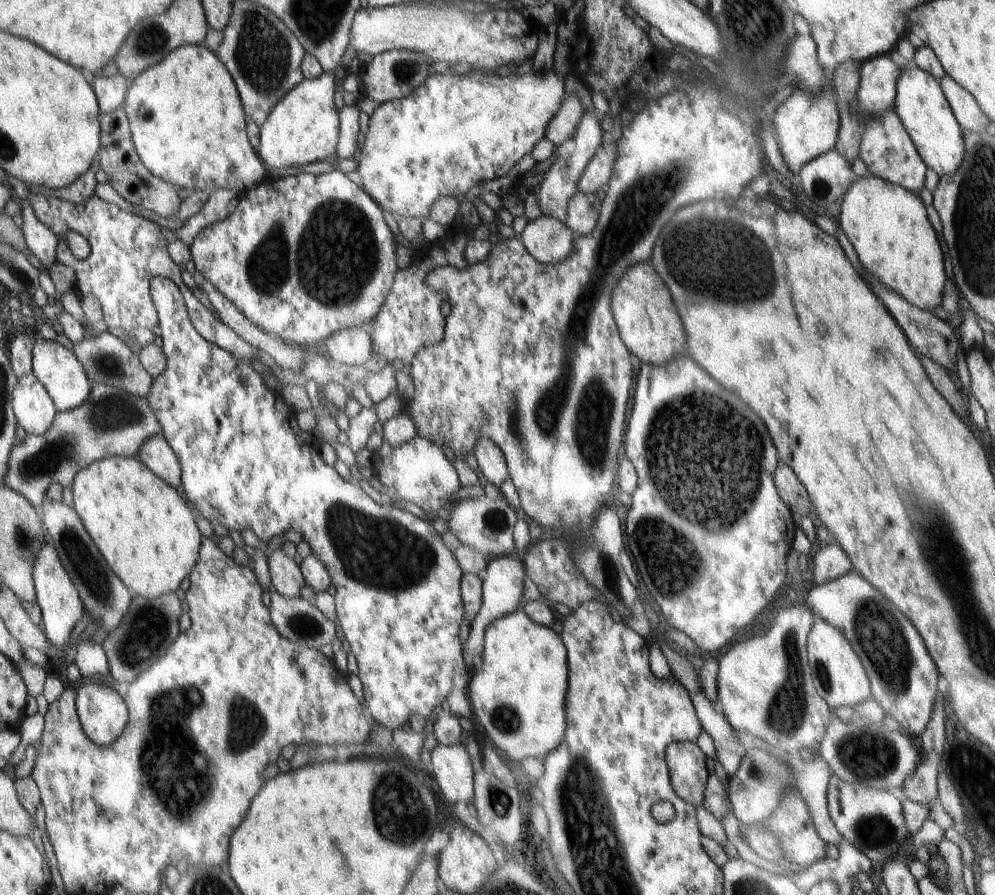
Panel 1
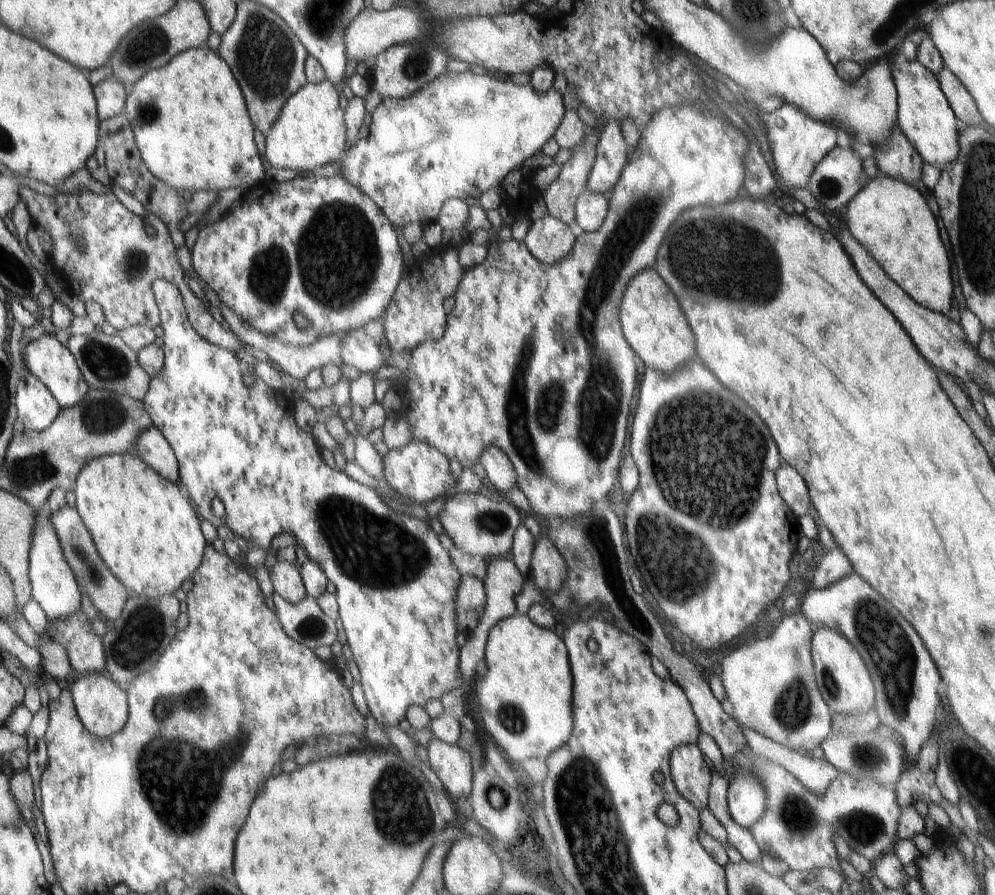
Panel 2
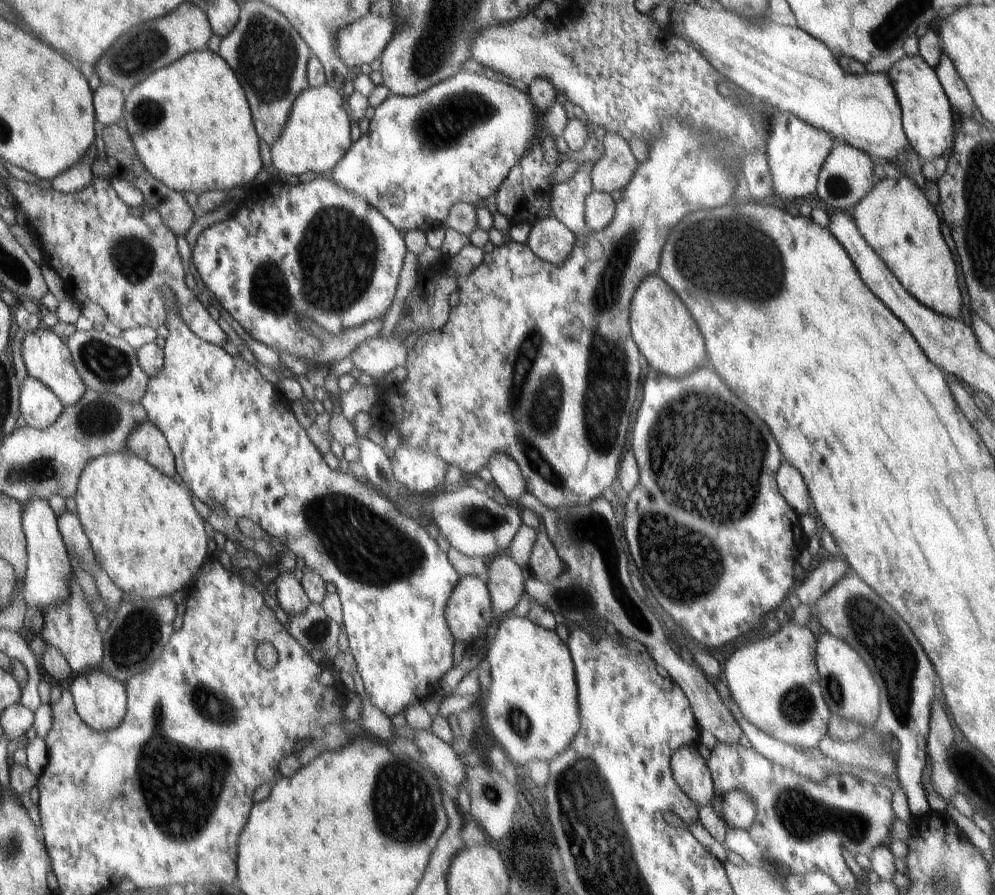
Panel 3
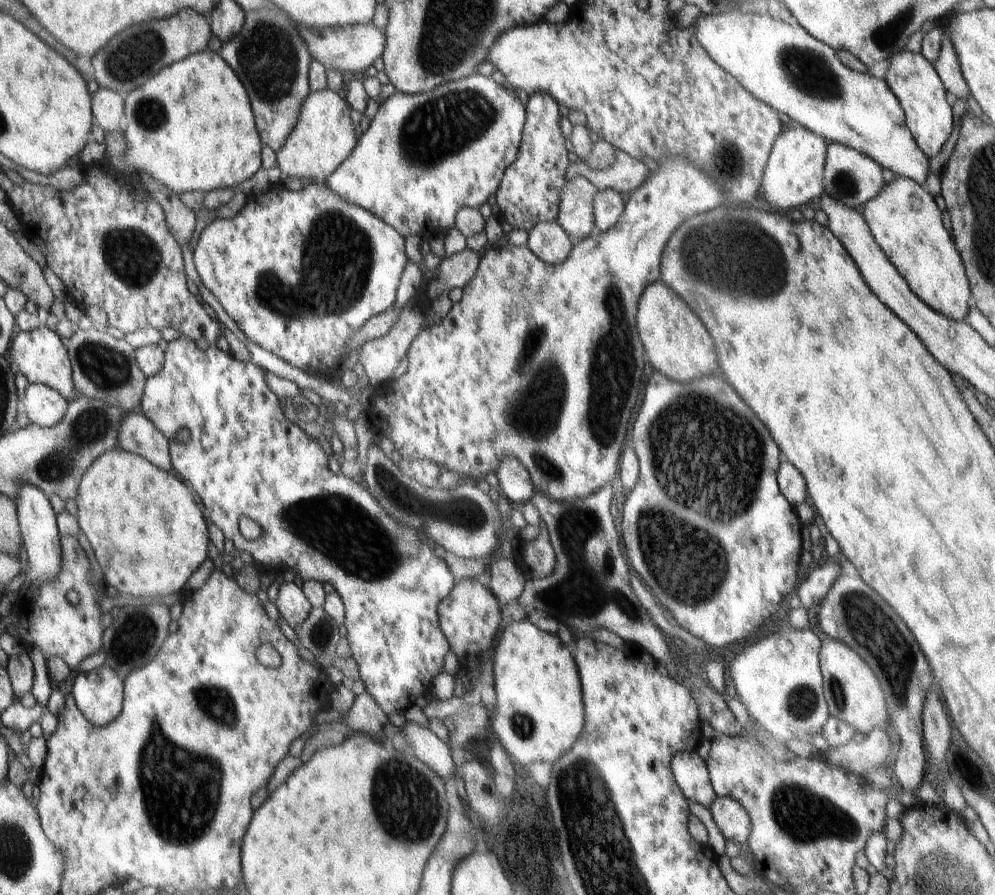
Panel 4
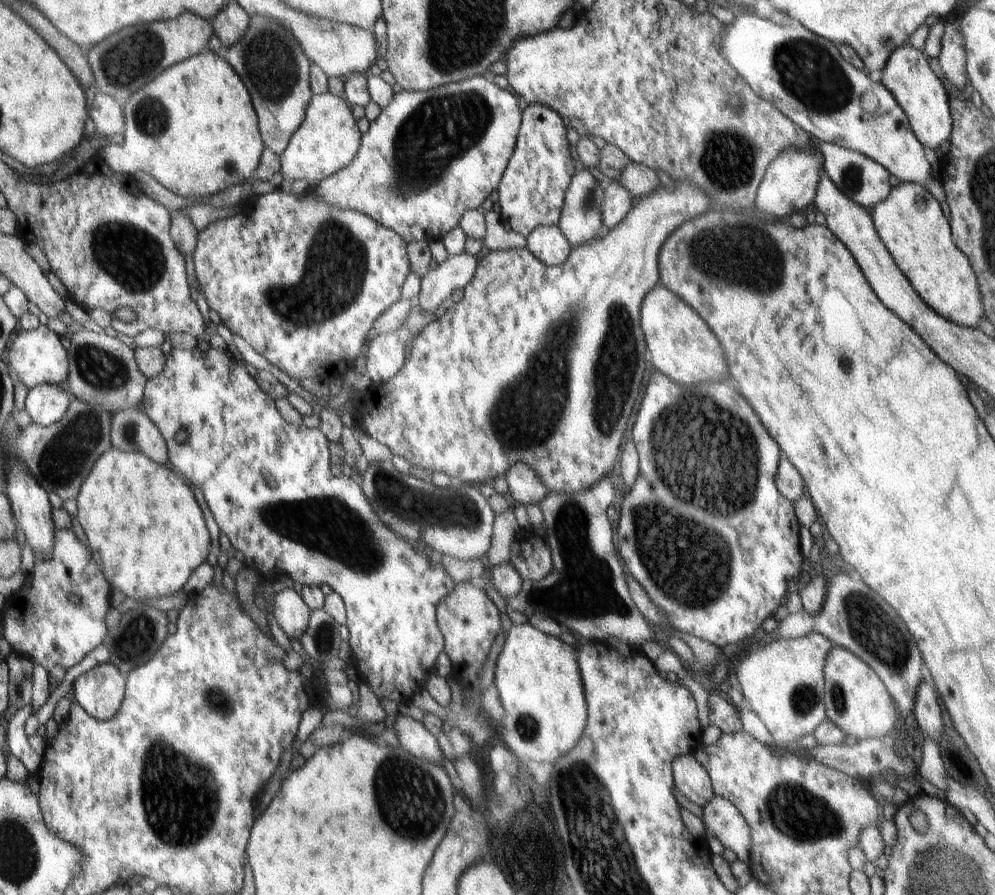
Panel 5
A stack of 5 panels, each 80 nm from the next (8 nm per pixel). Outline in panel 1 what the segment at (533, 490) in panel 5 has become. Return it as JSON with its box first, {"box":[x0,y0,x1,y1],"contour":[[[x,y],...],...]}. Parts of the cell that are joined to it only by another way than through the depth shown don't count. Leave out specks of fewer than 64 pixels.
{"box":[473,439,509,487],"contour":[[[490,439],[479,440],[474,445],[473,453],[483,482],[491,482],[500,487],[504,480],[508,480],[509,470],[504,453]]]}

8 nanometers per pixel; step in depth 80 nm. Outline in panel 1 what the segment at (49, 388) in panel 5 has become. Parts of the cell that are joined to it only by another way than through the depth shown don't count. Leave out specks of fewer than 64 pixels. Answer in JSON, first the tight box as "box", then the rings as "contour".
{"box":[12,374,56,436],"contour":[[[33,374],[17,379],[12,402],[17,424],[27,434],[42,436],[55,422],[56,405]]]}

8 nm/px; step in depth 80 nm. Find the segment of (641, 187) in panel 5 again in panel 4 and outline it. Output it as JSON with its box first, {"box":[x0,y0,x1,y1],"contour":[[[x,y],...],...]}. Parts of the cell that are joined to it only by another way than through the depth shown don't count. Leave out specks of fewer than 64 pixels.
{"box":[566,150,651,194],"contour":[[[617,150],[616,162],[608,170],[594,170],[580,159],[574,163],[570,162],[566,167],[566,179],[571,181],[578,175],[586,177],[599,191],[614,189],[619,194],[630,194],[640,188],[651,175],[651,171],[642,161]]]}

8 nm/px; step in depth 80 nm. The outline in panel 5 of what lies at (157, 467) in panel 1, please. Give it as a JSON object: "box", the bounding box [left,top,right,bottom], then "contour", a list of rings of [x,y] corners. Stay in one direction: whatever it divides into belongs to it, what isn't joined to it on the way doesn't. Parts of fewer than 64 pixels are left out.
{"box":[111,408,169,465],"contour":[[[138,408],[112,414],[111,446],[124,452],[144,453],[161,465],[169,458],[162,433]]]}

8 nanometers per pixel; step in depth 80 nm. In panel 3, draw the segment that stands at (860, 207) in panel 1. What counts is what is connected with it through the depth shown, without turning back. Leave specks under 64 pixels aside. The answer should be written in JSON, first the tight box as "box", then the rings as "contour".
{"box":[852,174,962,318],"contour":[[[904,174],[898,178],[877,180],[873,189],[855,206],[852,218],[868,244],[872,245],[873,250],[888,265],[892,274],[916,300],[920,301],[920,304],[941,315],[959,318],[962,310],[962,292],[958,287],[956,262],[942,237],[940,218],[935,206],[914,181]]]}

